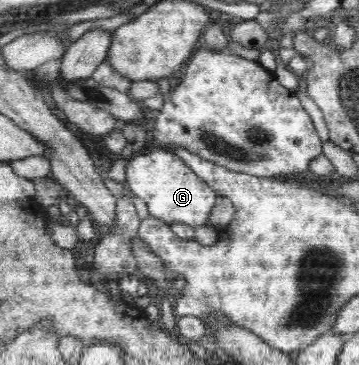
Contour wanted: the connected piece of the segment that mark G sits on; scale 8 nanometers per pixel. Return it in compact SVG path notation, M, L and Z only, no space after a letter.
M153 151L131 158L125 166L125 173L126 185L145 202L149 215L158 221L169 226L182 223L193 229L206 225L209 212L215 205L216 191L201 181L175 152Z

